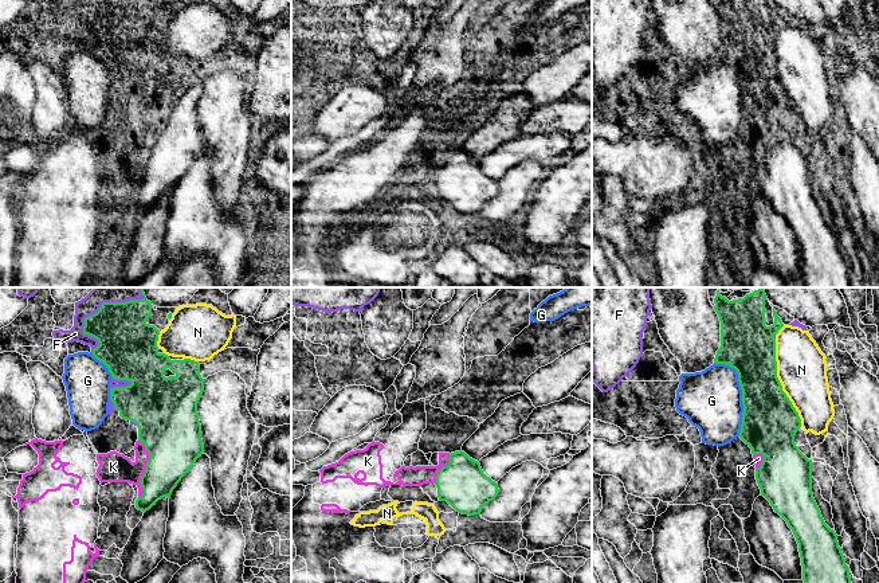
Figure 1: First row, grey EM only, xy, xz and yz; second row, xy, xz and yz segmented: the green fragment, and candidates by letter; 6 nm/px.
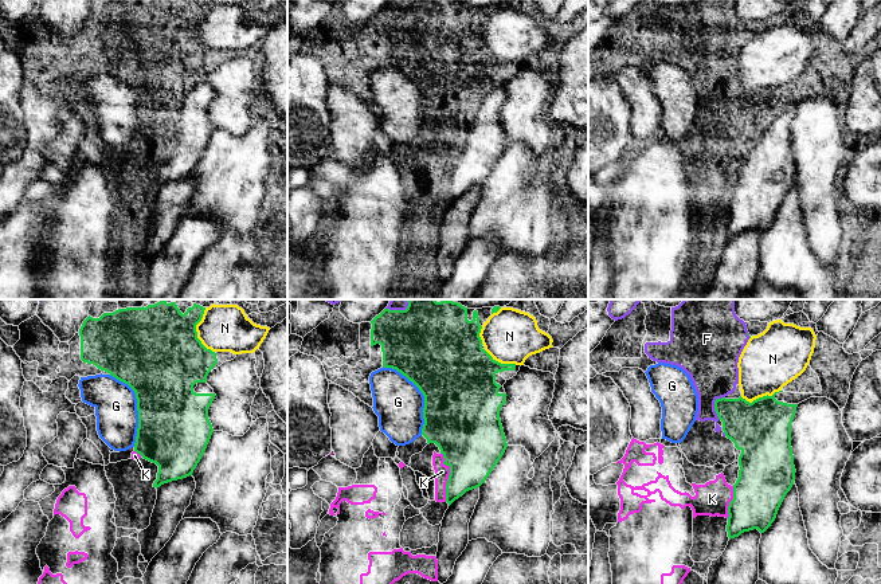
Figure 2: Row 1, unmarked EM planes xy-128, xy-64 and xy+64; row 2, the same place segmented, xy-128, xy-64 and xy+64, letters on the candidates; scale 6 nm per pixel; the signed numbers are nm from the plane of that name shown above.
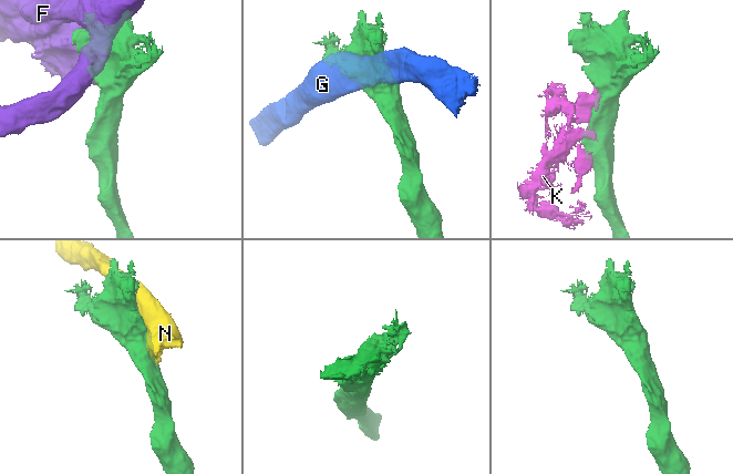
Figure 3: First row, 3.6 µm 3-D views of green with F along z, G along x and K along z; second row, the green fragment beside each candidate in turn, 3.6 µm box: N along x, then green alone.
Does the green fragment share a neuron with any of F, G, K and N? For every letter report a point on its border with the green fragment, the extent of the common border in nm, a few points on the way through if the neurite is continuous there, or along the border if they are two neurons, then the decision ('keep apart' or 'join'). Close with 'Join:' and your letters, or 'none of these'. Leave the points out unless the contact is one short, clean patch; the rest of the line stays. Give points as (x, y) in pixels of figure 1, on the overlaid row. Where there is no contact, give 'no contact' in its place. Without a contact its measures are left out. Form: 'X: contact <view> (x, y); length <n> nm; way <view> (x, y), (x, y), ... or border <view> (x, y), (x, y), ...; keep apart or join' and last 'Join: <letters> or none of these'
F: contact xy (99, 309); length 500 nm; keep apart
G: contact yz (742, 392); length 480 nm; keep apart
K: contact xy (145, 469); length 360 nm; keep apart
N: contact yz (780, 383); length 550 nm; keep apart
Join: none of these

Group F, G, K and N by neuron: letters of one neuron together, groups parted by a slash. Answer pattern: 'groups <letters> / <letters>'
groups F / G K / N

